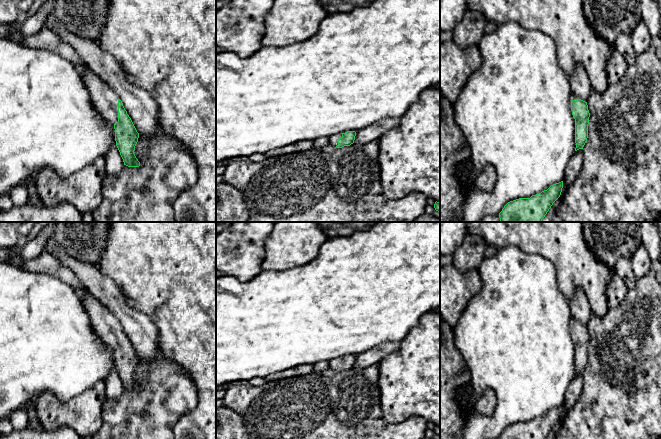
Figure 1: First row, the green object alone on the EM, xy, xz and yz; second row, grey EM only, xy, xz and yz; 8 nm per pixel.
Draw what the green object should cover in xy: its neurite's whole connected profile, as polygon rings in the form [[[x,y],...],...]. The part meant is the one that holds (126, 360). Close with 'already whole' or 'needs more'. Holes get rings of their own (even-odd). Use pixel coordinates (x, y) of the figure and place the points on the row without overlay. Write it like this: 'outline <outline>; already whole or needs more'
outline [[[84,286],[80,287],[76,294],[86,307],[97,334],[114,349],[116,370],[124,389],[139,391],[140,386],[134,378],[139,357],[119,320]]]; needs more

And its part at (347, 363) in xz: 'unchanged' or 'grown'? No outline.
grown

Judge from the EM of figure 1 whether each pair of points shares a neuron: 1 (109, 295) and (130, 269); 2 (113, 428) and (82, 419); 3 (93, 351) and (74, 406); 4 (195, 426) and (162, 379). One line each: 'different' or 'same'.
1: different
2: different
3: different
4: different

